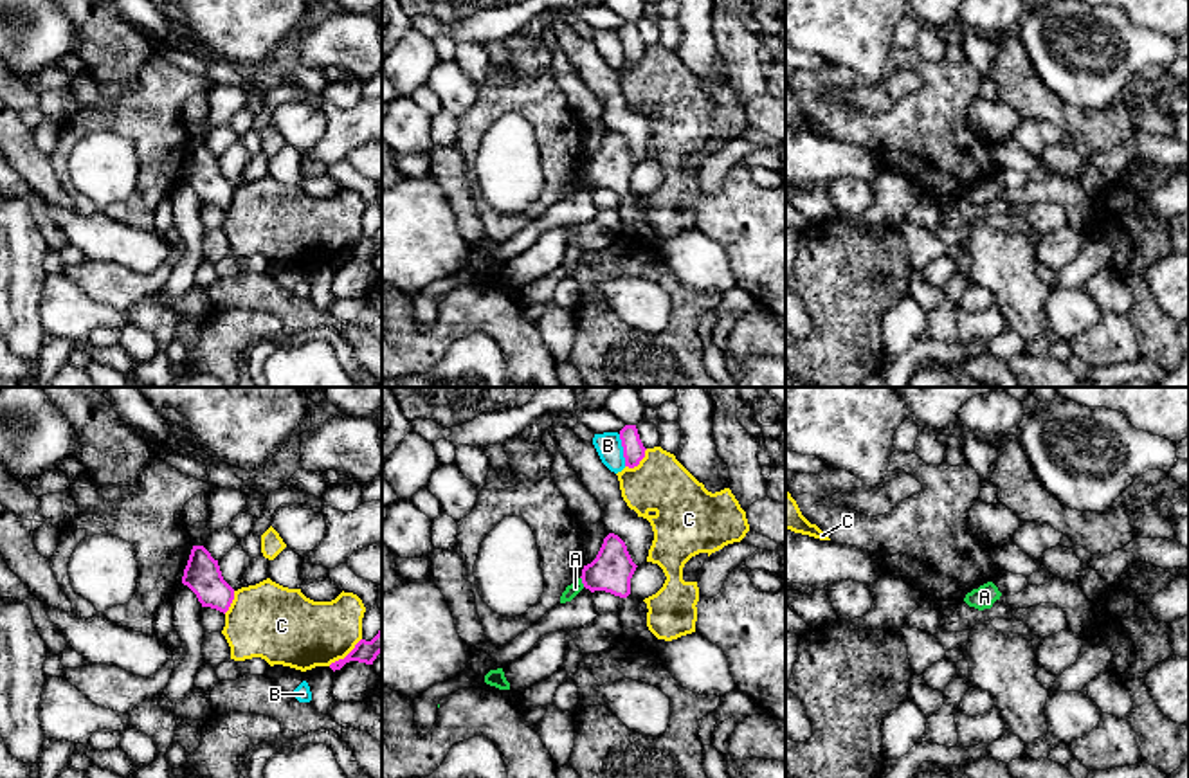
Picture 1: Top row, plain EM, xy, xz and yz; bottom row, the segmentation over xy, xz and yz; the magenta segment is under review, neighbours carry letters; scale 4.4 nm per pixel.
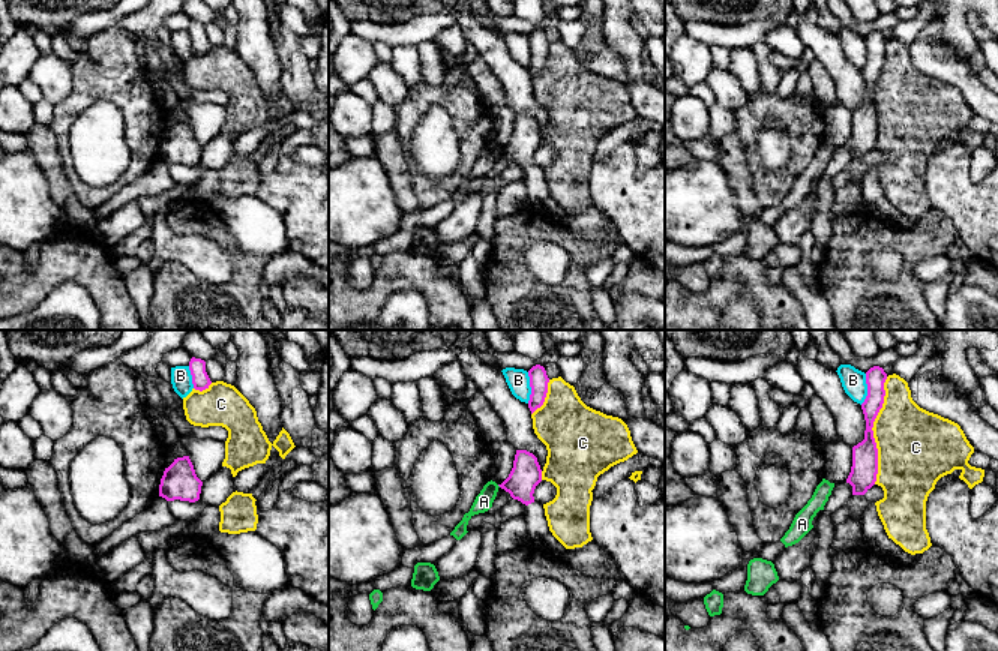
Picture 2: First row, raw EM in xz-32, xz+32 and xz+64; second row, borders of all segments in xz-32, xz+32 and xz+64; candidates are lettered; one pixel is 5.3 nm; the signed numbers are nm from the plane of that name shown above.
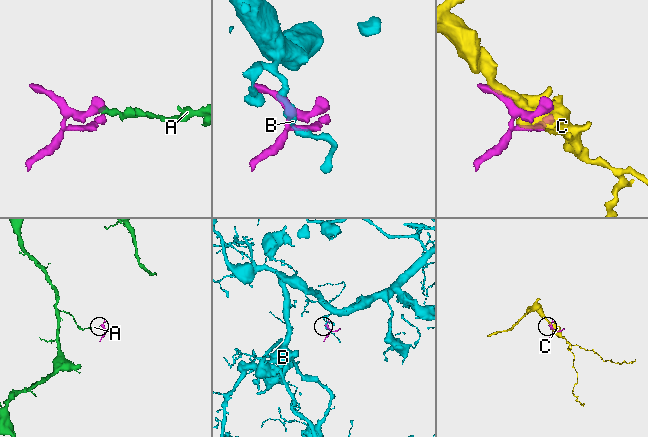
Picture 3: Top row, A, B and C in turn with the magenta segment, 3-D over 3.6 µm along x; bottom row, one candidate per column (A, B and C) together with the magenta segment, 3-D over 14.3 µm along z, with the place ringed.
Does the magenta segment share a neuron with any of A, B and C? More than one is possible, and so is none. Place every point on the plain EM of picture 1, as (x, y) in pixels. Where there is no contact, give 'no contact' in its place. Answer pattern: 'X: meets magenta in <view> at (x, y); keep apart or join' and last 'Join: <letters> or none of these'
A: meets magenta in xz at (582, 179); keep apart
B: meets magenta in xz at (624, 47); keep apart
C: meets magenta in xy at (346, 253); keep apart
Join: none of these

